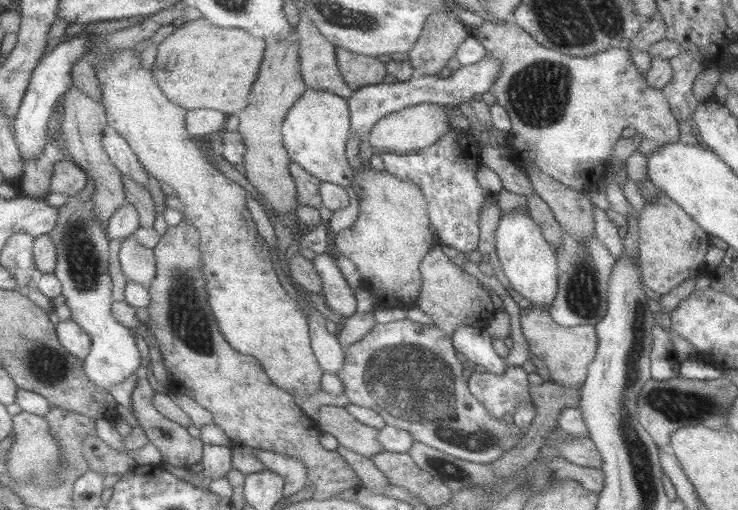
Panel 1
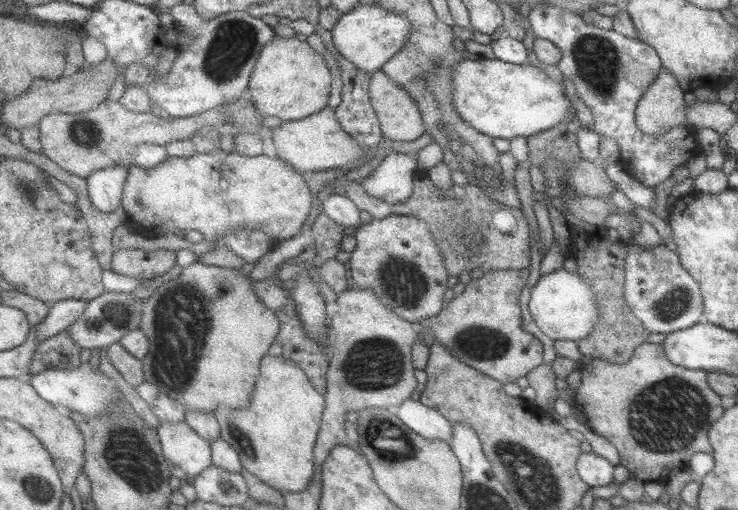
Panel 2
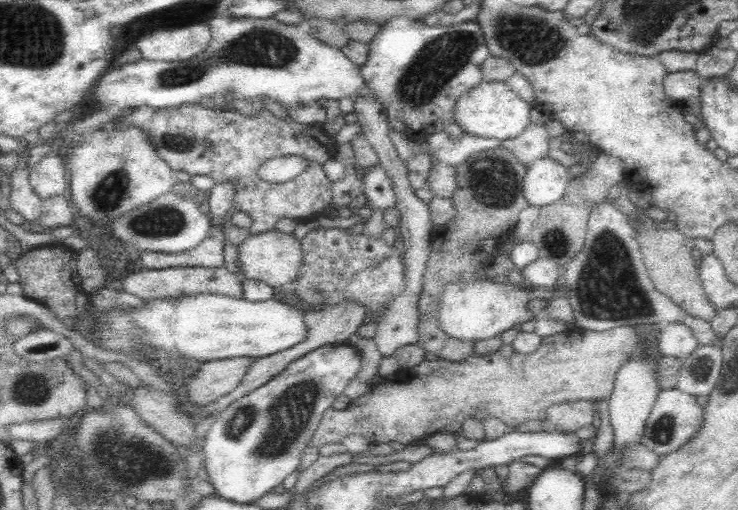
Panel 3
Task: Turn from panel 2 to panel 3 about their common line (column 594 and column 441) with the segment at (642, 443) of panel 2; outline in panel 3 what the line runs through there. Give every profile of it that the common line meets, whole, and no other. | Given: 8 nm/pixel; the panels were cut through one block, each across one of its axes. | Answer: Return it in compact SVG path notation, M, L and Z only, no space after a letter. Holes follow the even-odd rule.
M559 295L548 298L544 304L541 316L562 321L570 325L563 332L541 337L540 345L530 353L520 353L513 350L509 356L499 353L499 350L482 354L470 355L460 362L451 363L444 359L423 360L420 364L403 368L400 372L384 377L369 388L366 394L350 400L348 406L341 410L330 407L324 414L316 432L310 438L308 446L320 448L326 444L341 444L342 440L351 434L360 434L368 444L399 442L405 446L423 443L431 434L451 430L452 425L462 425L469 418L474 418L482 424L487 418L498 418L507 426L513 428L526 427L538 420L546 424L549 406L577 400L609 400L614 386L616 370L642 346L638 333L632 326L615 326L606 330L582 329L571 325L574 316L569 300Z

